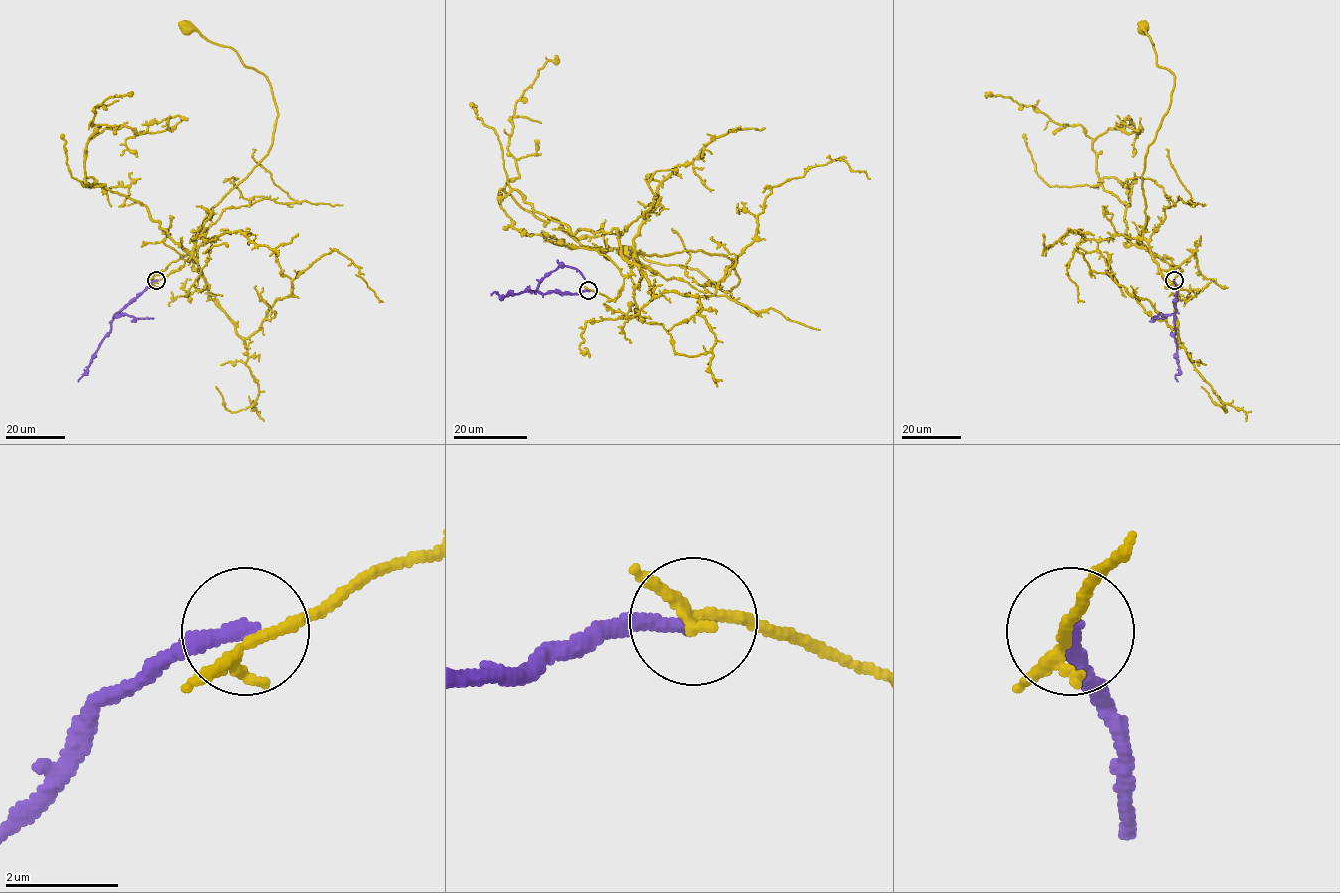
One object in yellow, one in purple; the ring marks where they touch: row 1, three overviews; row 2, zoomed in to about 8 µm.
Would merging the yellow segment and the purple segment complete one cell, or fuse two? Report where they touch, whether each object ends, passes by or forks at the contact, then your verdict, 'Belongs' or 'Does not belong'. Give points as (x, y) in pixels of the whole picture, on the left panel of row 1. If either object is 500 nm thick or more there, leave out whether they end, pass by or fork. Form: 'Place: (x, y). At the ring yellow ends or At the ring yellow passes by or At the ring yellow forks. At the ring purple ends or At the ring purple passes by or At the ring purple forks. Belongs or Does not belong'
Place: (156, 280). At the ring yellow passes by. At the ring purple ends. Does not belong

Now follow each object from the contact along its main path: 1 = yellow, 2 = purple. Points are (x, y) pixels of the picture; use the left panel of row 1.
1: (157, 280), (191, 258), (207, 212), (269, 149), (277, 113), (265, 75), (231, 48), (186, 28)
2: (157, 280), (114, 315), (110, 332), (78, 381)

